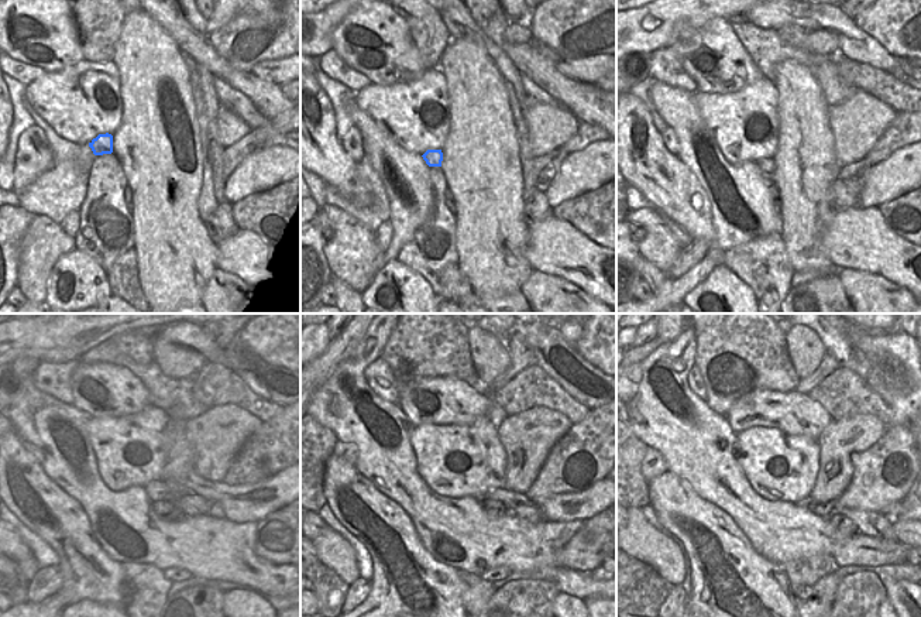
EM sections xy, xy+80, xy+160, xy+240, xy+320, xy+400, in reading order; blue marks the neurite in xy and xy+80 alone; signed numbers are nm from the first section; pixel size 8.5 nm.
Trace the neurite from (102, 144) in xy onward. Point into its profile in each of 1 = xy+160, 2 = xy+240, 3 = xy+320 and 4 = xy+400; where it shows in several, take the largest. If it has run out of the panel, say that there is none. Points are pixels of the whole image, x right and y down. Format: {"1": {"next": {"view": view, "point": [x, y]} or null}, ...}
{"1": {"next": {"view": "xy+160", "point": [766, 165]}}, "2": {"next": {"view": "xy+240", "point": [162, 490]}}, "3": {"next": {"view": "xy+320", "point": [512, 500]}}, "4": {"next": {"view": "xy+400", "point": [877, 525]}}}

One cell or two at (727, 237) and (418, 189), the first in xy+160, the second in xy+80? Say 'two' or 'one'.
one

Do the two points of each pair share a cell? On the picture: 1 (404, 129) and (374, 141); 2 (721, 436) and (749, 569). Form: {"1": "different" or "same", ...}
{"1": "different", "2": "different"}

